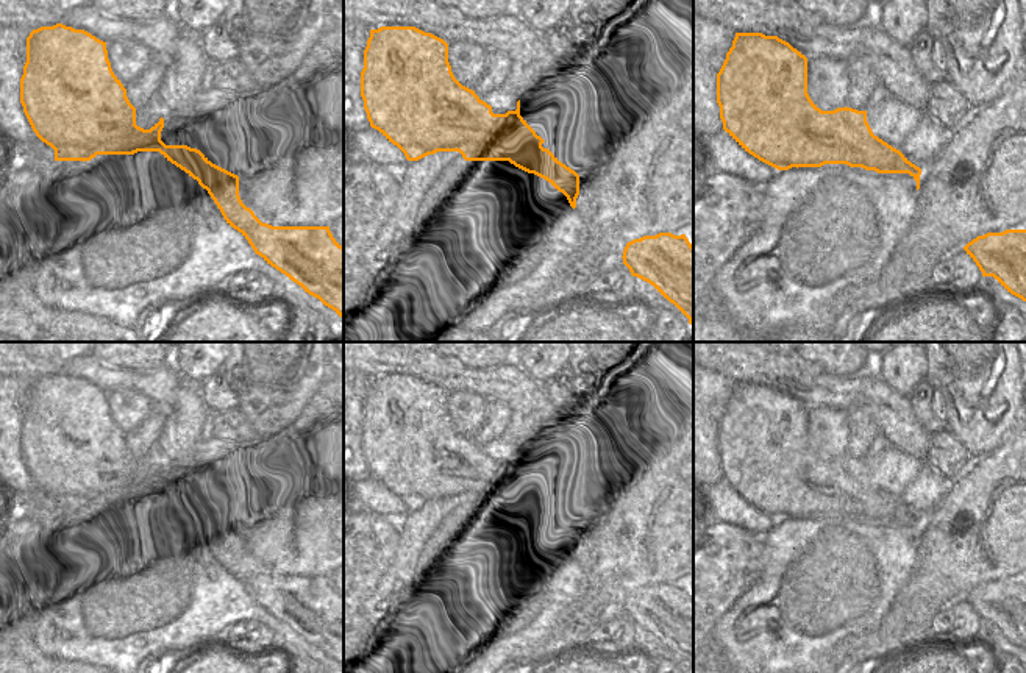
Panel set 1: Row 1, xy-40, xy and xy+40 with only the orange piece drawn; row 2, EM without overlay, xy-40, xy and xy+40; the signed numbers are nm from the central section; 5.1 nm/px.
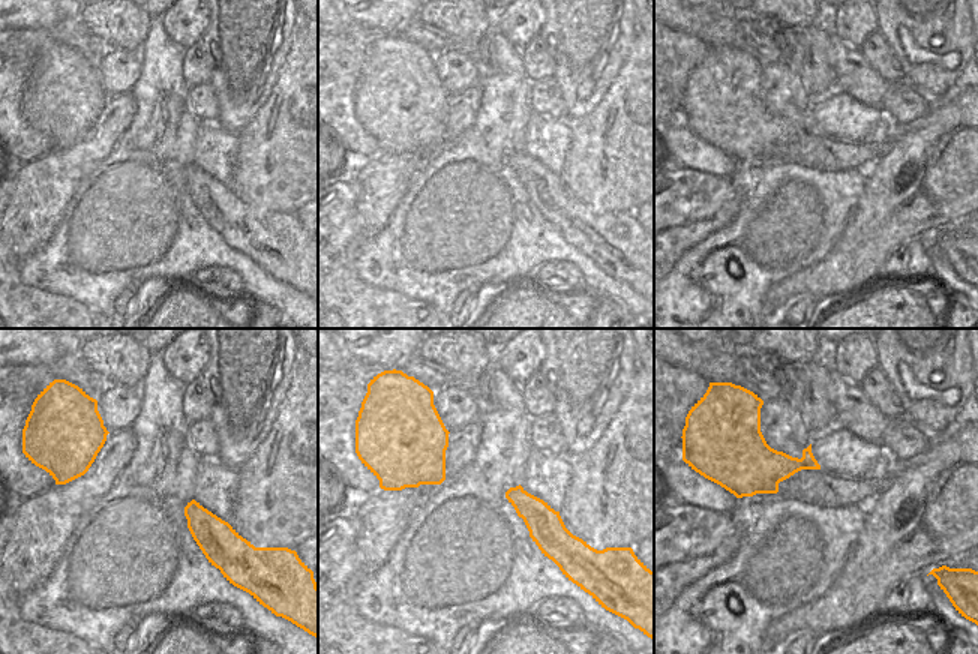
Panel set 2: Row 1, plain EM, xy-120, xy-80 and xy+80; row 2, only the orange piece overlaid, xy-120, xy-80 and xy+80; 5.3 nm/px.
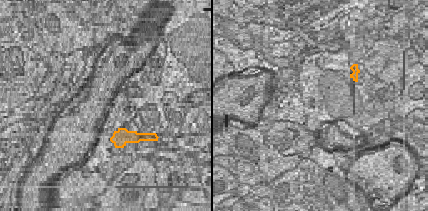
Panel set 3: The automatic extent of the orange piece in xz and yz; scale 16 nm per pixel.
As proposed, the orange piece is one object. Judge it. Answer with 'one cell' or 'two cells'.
one cell

